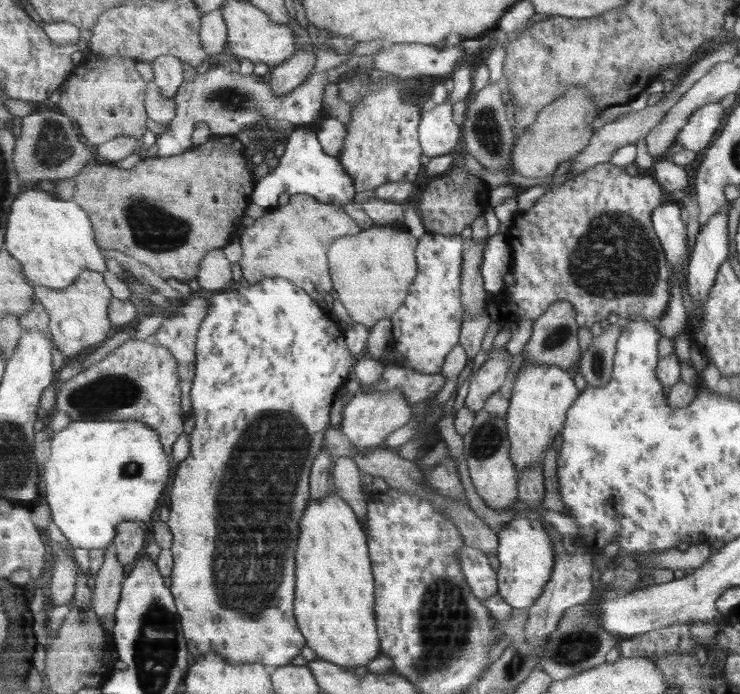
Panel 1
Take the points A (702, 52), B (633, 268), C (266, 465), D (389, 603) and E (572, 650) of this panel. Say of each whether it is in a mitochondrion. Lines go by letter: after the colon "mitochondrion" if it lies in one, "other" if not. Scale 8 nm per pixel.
A: other
B: mitochondrion
C: mitochondrion
D: other
E: mitochondrion

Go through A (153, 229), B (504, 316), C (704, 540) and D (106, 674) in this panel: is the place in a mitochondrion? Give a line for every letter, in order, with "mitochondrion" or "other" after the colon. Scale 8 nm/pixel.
A: mitochondrion
B: other
C: other
D: other

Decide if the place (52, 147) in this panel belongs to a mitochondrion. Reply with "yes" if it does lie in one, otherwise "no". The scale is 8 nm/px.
yes

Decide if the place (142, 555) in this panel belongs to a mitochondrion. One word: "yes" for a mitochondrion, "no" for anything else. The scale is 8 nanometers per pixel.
no

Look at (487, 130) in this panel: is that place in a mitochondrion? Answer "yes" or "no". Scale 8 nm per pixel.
yes

